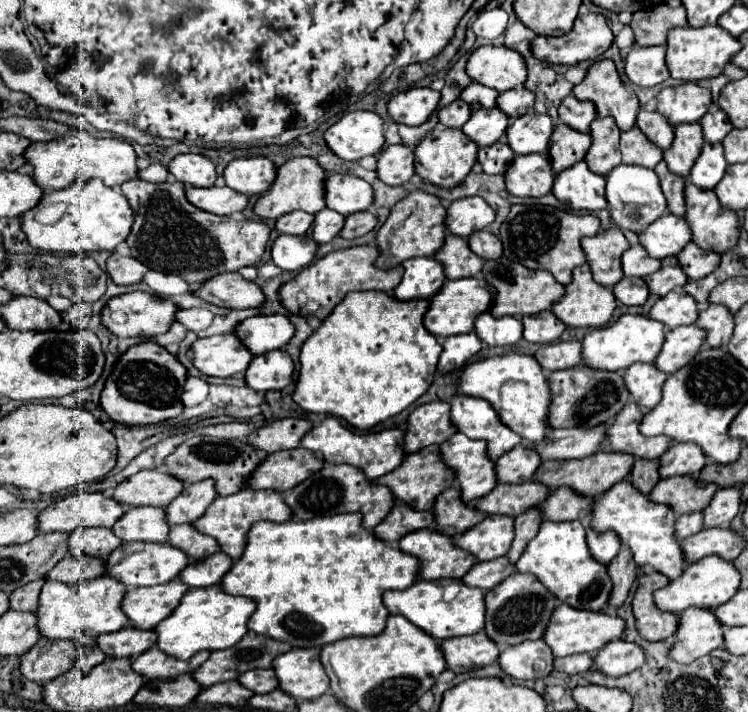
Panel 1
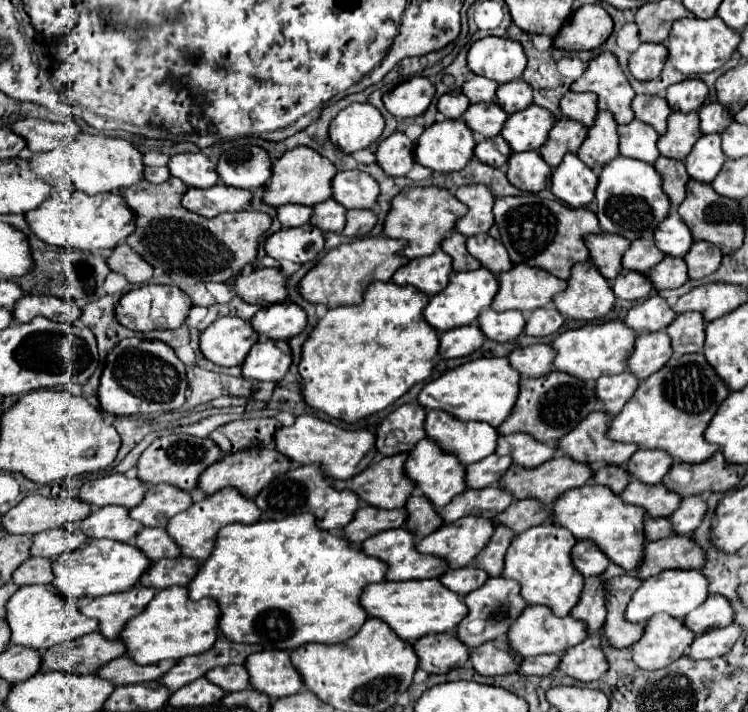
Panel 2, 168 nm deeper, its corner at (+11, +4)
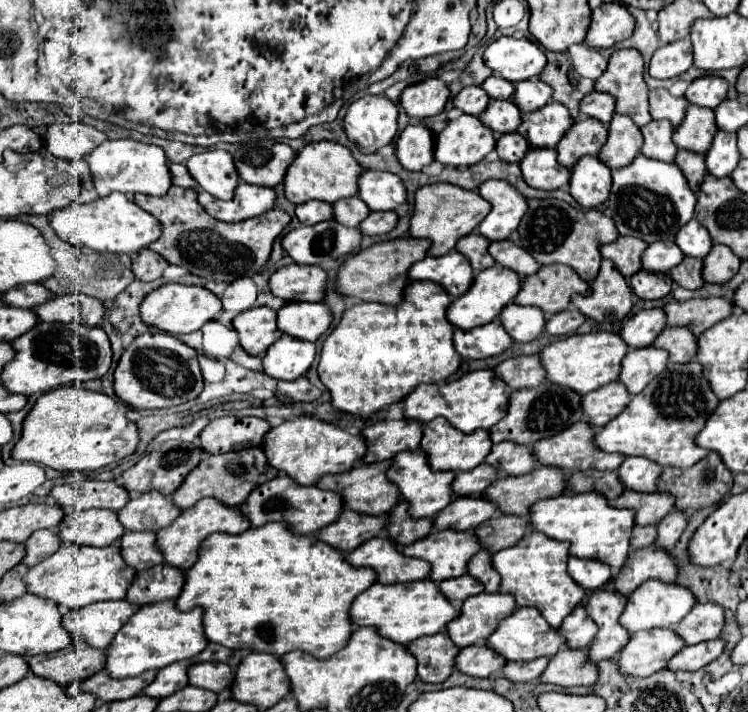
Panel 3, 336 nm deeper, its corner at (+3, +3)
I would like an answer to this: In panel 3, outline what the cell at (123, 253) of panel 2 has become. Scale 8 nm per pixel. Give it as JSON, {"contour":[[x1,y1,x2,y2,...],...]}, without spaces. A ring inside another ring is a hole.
{"contour":[[144,249,138,253,138,257,132,261,132,271,136,275,136,279,140,281,154,281,162,277,162,271,168,267,170,263,164,261,164,257,160,257,158,253]]}

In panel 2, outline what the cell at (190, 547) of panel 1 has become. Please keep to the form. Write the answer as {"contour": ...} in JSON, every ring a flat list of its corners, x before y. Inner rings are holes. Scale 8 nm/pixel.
{"contour":[[142,528,136,534,136,546,152,560,180,558,180,546,170,538,166,528]]}

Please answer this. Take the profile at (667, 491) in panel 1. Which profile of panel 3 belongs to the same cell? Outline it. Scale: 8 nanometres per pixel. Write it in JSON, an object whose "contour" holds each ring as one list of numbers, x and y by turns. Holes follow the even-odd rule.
{"contour":[[624,491,616,501,614,507,618,509,632,509,634,523,644,525,658,525,672,509,674,509,674,497,670,493,636,493,636,491]]}

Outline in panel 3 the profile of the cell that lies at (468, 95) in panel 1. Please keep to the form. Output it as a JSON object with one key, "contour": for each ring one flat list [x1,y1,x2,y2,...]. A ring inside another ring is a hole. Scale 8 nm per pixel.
{"contour":[[490,75,484,83,482,83,482,89,488,93,490,99,510,99,512,93,516,91,514,89,514,83,500,77,500,75]]}

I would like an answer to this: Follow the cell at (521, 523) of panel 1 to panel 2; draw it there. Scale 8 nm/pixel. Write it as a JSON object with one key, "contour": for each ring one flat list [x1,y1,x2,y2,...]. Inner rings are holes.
{"contour":[[496,526,496,532,490,538,488,546,476,556,476,566,486,570,490,576,500,576,504,570,504,556,512,538,514,534,508,526]]}

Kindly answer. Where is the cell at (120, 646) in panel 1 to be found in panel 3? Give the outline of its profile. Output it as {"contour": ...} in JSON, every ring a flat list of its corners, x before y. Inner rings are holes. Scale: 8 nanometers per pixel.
{"contour":[[82,643,70,645,64,653,60,651,48,657,46,653,42,653,28,659,32,675,50,679,62,687,68,687,68,683,72,681,82,681,92,677,102,669,102,665,104,665,104,651,92,649]]}

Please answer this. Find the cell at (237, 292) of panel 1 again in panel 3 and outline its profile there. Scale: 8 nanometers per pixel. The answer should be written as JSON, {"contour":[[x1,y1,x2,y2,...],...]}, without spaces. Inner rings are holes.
{"contour":[[298,263,282,267,270,277,270,287,274,295,284,297,286,301,324,301,326,285,328,285,328,273,322,267,310,267]]}

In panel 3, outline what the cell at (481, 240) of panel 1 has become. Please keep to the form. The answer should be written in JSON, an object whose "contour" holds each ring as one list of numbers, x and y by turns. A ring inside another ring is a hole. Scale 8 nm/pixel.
{"contour":[[494,241,490,243,490,255,496,259,496,263,528,277,540,269,540,265,534,261,534,257,524,249,514,245,512,241]]}

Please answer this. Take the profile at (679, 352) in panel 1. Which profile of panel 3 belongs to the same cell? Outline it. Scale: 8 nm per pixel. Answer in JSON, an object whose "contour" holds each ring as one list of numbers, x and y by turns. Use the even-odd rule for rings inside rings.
{"contour":[[644,347,644,349,632,349,626,353,622,361,622,371,618,381,624,383,630,395,640,393,656,375,664,371,668,363,668,353,664,349]]}

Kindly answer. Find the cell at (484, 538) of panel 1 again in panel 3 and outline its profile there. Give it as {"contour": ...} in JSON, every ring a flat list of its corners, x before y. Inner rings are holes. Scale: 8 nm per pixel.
{"contour":[[432,531,428,537,414,541,412,545,402,547,402,553,406,557,424,559,430,563,430,579,434,583,440,583,444,579,460,577,466,573,468,559,480,551,480,543,476,537,472,537,470,531]]}

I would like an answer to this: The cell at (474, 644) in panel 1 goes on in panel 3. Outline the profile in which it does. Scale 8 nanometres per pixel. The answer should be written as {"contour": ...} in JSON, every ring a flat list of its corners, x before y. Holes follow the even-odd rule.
{"contour":[[444,631,420,637,412,641,406,649,418,659,416,671,418,679,424,683,442,683,454,671,454,659,458,647,452,643,452,639,448,639]]}

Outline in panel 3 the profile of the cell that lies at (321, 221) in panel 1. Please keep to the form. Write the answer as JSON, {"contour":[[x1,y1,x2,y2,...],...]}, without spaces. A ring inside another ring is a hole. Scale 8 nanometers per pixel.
{"contour":[[356,195,334,203,334,219,348,227,358,227,360,221,364,221,364,217,368,217,368,213,370,213,368,205,364,205,364,201,360,201,360,197,356,197]]}

